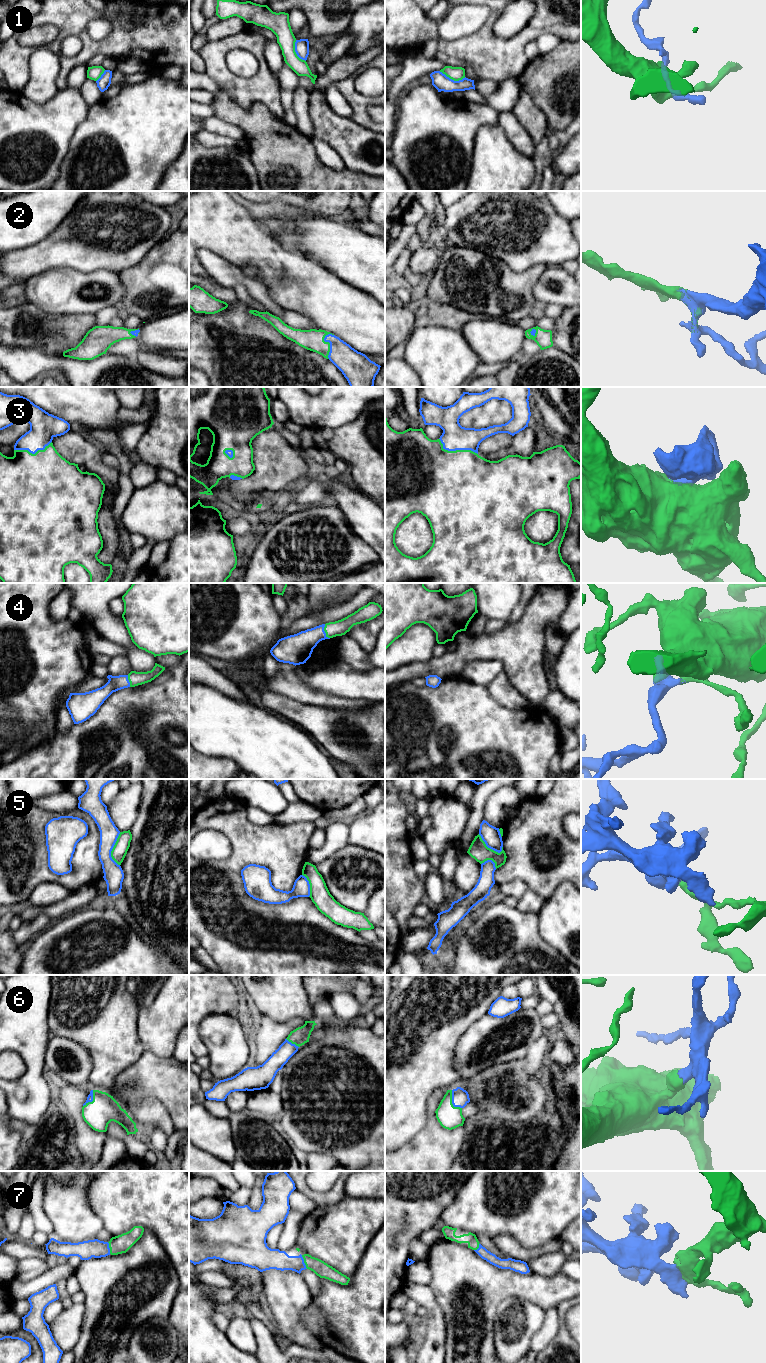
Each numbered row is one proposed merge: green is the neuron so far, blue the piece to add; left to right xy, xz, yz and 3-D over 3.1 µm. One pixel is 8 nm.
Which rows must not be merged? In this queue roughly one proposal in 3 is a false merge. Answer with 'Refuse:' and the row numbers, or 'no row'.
Refuse: 1, 5

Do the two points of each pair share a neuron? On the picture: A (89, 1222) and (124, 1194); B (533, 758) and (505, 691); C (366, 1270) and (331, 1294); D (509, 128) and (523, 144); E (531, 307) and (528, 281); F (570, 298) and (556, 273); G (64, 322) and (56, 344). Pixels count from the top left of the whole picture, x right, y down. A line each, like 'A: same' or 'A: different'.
A: different
B: different
C: same
D: same
E: same
F: same
G: same

